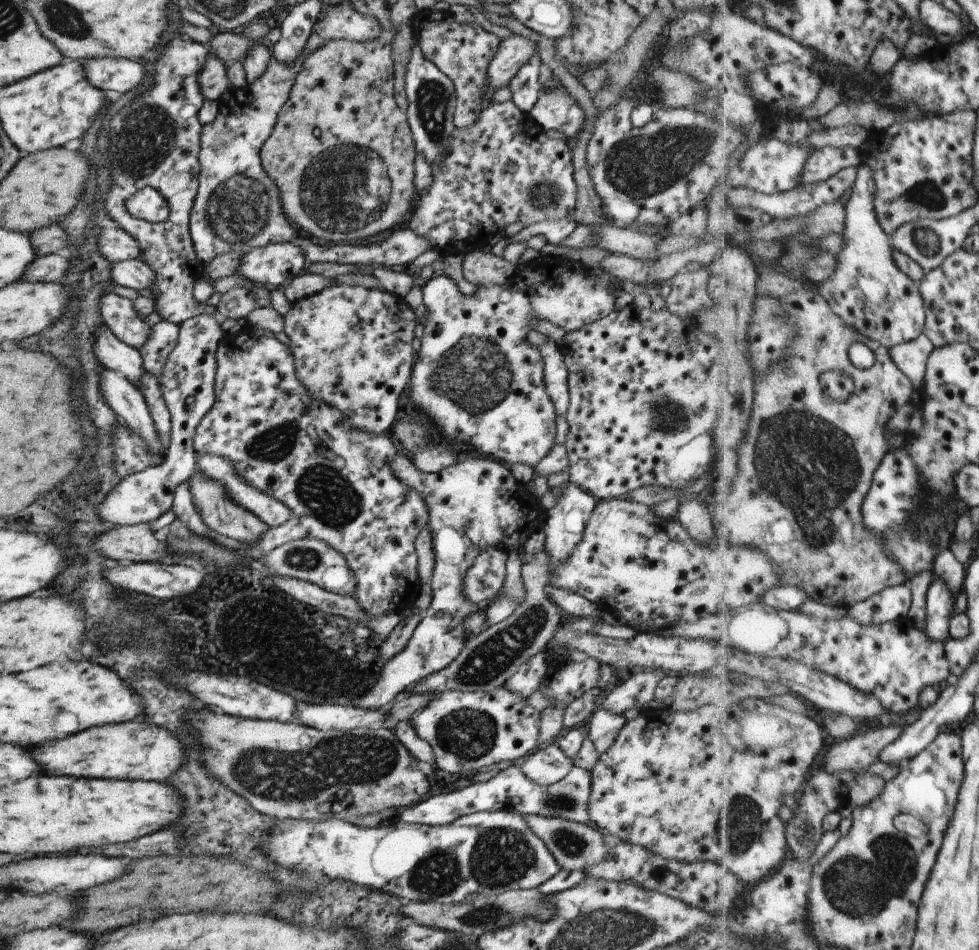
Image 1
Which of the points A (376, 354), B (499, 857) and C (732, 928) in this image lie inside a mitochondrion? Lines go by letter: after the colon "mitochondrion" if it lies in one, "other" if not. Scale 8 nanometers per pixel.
A: other
B: mitochondrion
C: other

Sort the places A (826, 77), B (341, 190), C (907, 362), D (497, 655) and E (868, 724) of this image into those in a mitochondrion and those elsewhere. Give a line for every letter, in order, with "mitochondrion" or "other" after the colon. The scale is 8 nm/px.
A: other
B: mitochondrion
C: other
D: mitochondrion
E: other

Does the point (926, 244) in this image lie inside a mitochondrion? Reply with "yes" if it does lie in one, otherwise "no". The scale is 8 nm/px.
yes

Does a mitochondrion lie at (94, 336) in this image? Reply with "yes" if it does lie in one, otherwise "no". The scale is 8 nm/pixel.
no

